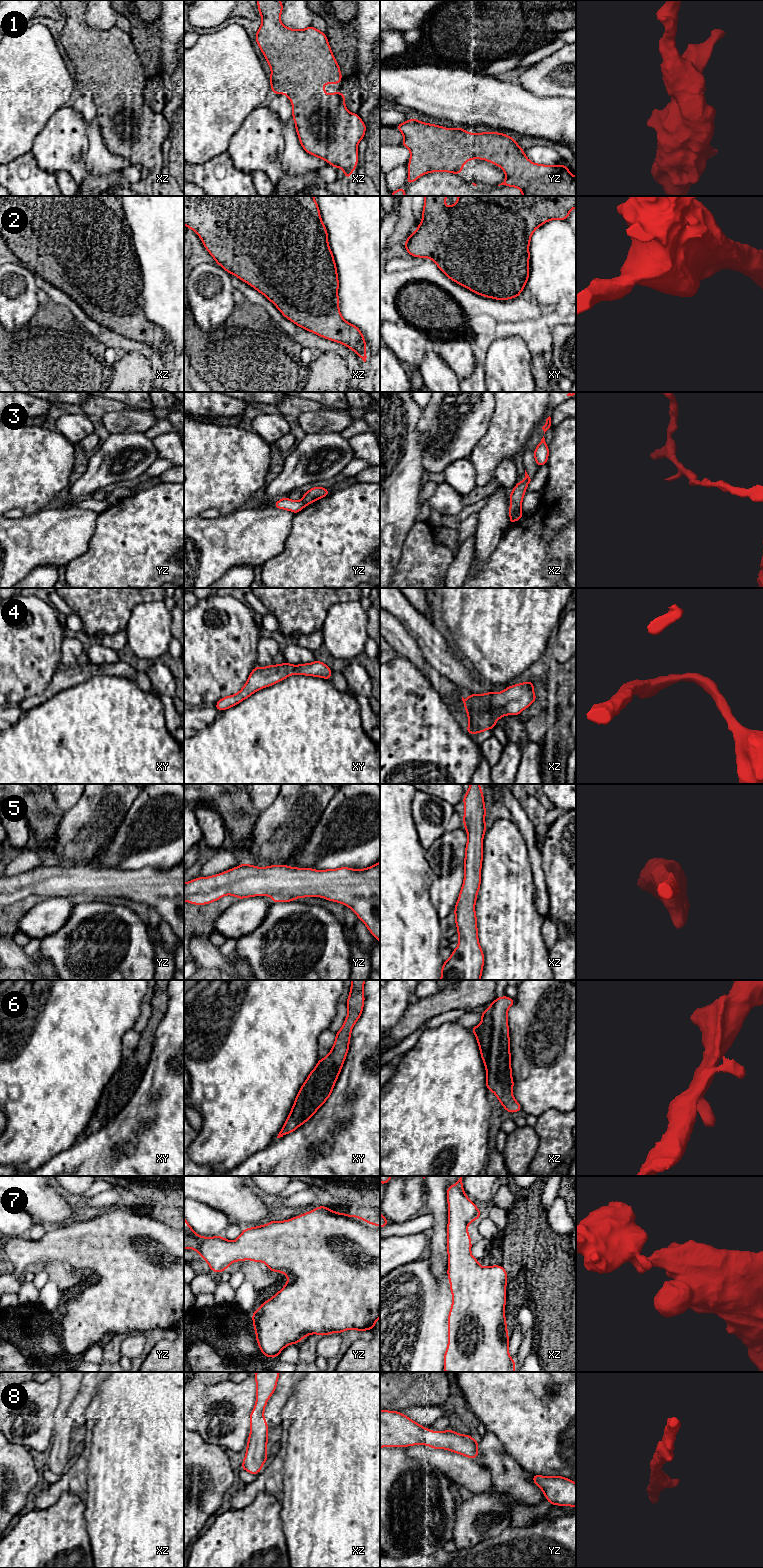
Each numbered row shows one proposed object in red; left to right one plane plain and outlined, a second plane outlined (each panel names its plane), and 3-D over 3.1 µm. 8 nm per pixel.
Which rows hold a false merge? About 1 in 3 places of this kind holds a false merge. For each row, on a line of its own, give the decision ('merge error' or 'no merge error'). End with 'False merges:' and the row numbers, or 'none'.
1: no merge error
2: no merge error
3: merge error
4: no merge error
5: no merge error
6: no merge error
7: no merge error
8: no merge error
False merges: 3

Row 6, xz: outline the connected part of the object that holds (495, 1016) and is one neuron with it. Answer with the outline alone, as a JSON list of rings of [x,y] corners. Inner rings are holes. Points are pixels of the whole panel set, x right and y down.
[[[502,996],[490,1003],[490,1007],[480,1015],[479,1025],[471,1028],[480,1049],[486,1068],[486,1087],[492,1091],[503,1108],[510,1113],[519,1112],[522,1106],[512,1094],[510,1038],[508,1027],[508,1009],[515,999]]]

